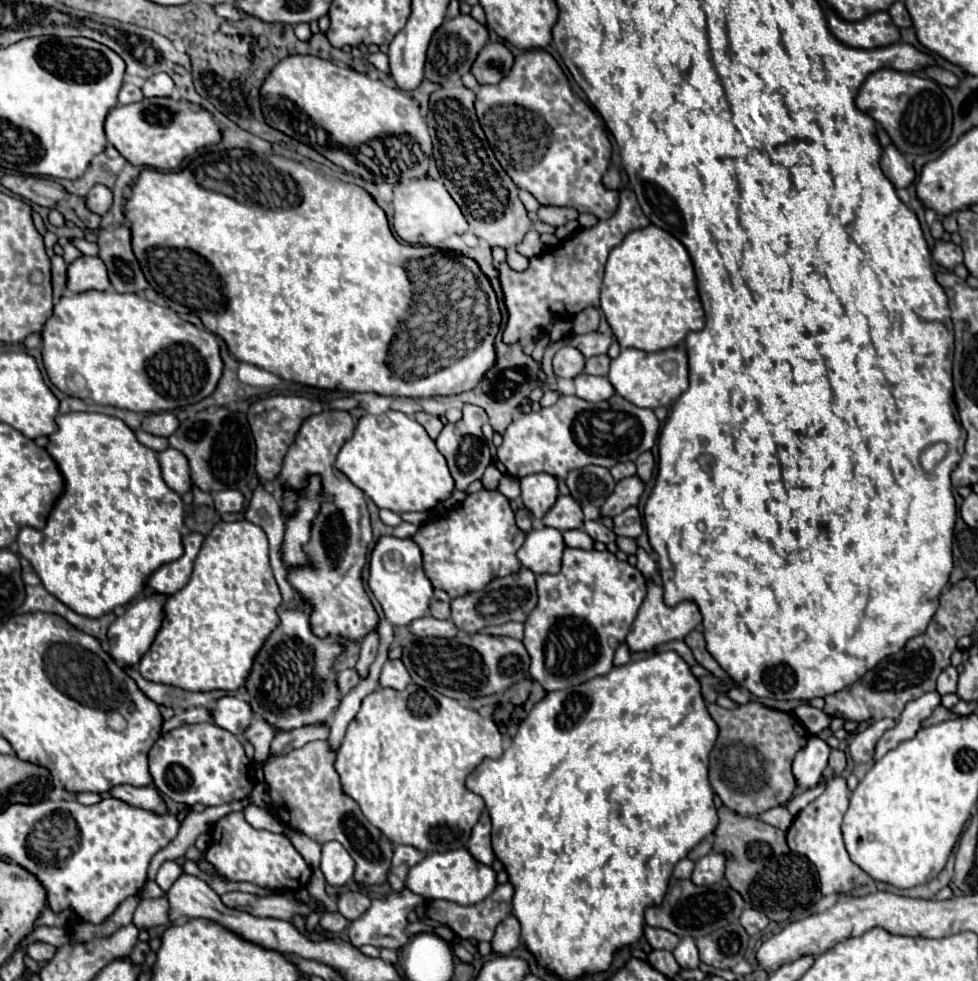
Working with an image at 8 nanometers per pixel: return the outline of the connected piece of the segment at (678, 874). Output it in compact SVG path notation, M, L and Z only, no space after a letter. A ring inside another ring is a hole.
M682 858L682 860L676 864L676 868L674 868L674 878L676 878L676 880L686 880L686 878L690 878L692 868L694 868L694 862L688 860L688 858Z

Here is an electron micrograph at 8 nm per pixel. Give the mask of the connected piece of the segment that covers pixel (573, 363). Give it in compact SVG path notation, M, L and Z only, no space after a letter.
M562 346L552 360L554 366L554 374L558 378L576 378L578 374L584 372L584 356L580 354L580 350L572 348L572 346Z

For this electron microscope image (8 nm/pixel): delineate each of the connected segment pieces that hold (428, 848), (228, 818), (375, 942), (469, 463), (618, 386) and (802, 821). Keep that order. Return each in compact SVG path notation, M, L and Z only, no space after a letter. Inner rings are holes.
M408 684L402 692L382 688L362 700L336 754L334 768L344 794L358 802L368 822L380 828L386 838L394 844L408 844L424 852L446 852L460 848L468 840L472 826L484 810L484 800L466 790L466 776L484 758L498 758L502 752L502 734L492 718L482 718L476 710L464 708L448 696L440 694L438 700L432 692Z
M230 812L220 818L212 828L212 842L206 852L206 859L218 873L228 880L250 882L272 890L300 890L310 880L310 866L302 860L298 850L284 834L272 834L268 830L252 828L242 812Z
M404 888L402 894L398 892L390 892L386 896L386 900L372 900L372 906L358 918L352 922L352 926L348 928L348 936L350 936L350 944L354 948L360 948L360 946L376 946L376 948L392 948L392 950L398 950L402 948L410 938L406 934L406 924L408 924L408 918L406 914L410 910L414 910L424 898L420 898L418 894L412 894L410 890Z
M464 404L462 408L462 418L454 424L446 422L440 436L436 438L436 446L438 450L444 454L444 458L448 460L448 468L456 480L456 488L458 490L466 490L474 480L480 480L484 474L486 464L492 460L490 456L490 448L488 442L482 434L482 426L488 422L488 416L482 408L472 406L472 404Z
M684 344L652 354L636 348L626 348L620 352L618 358L612 360L608 380L614 386L616 394L626 398L634 406L650 408L650 410L668 406L688 388L688 358Z
M836 776L828 780L828 786L824 790L822 796L818 796L814 802L810 802L792 822L792 826L788 828L788 846L793 853L798 855L804 854L816 868L818 868L818 876L820 876L820 890L822 896L830 896L830 894L850 894L856 888L862 888L864 884L868 884L870 876L866 872L862 872L848 856L844 842L842 842L842 832L840 832L840 824L842 818L848 810L848 788L846 788L846 780Z

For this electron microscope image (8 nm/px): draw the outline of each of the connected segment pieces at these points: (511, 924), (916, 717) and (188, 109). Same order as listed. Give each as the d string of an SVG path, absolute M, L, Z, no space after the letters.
M512 914L496 926L496 932L490 944L492 944L492 952L500 956L506 956L520 946L520 924Z
M926 692L926 694L920 696L918 700L912 700L912 702L904 708L904 712L902 712L900 720L896 722L896 726L890 728L890 730L880 738L880 742L878 742L878 746L876 746L874 760L880 760L886 752L894 750L900 742L914 738L914 736L918 734L918 730L920 730L922 720L930 718L938 704L940 704L940 694L938 694L938 692Z
M144 98L134 104L114 106L104 122L108 142L134 166L176 170L184 156L220 140L216 120L198 104L172 98Z

